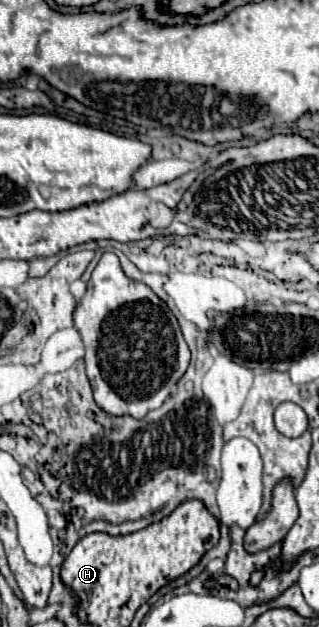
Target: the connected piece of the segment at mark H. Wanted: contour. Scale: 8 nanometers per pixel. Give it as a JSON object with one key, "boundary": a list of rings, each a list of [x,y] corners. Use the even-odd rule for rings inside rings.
{"boundary":[[[185,500],[181,502],[169,516],[165,516],[159,522],[149,524],[143,530],[125,534],[125,536],[111,536],[105,532],[93,532],[83,536],[71,554],[65,558],[63,568],[61,568],[61,580],[79,596],[83,604],[97,604],[97,606],[107,606],[111,604],[113,610],[121,608],[127,604],[131,598],[151,598],[161,586],[165,586],[169,580],[179,578],[181,574],[189,572],[201,556],[211,550],[219,542],[219,522],[217,518],[205,508],[201,500]]]}

